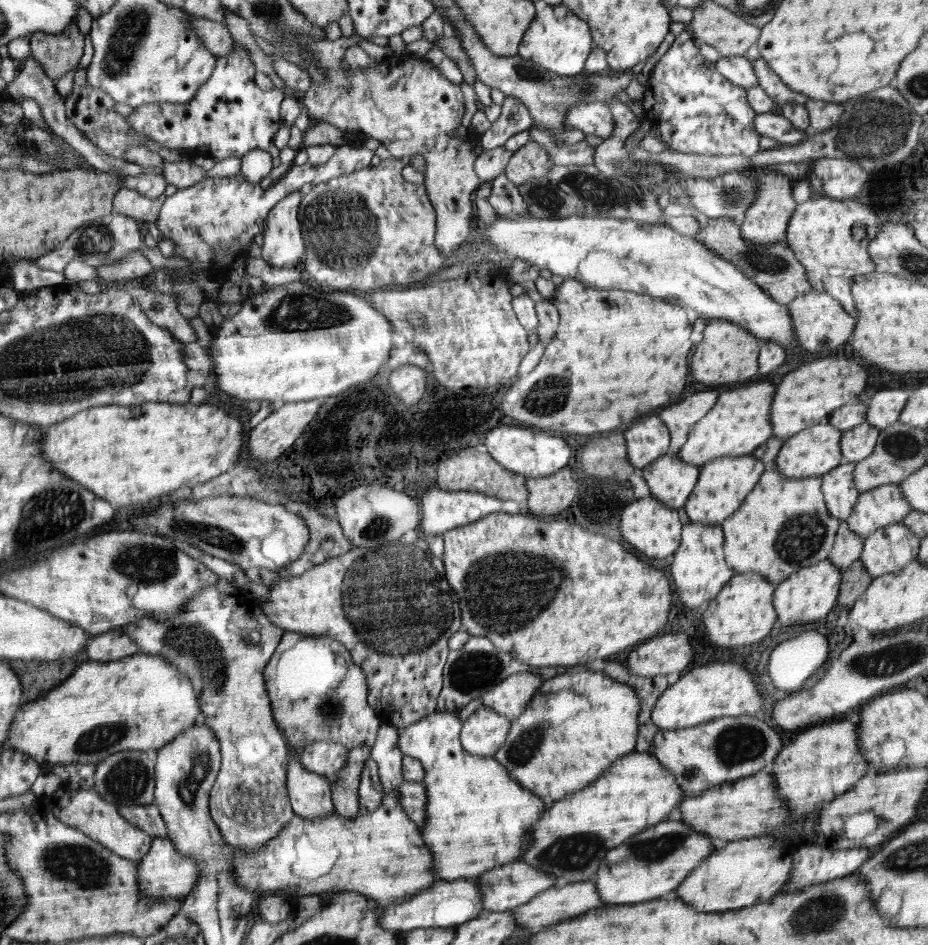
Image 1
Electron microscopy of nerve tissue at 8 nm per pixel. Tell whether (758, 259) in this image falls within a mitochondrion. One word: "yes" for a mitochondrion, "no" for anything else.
yes

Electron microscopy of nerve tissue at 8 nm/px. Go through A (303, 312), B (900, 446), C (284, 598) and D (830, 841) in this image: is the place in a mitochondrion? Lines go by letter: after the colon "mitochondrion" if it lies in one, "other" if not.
A: mitochondrion
B: mitochondrion
C: other
D: other

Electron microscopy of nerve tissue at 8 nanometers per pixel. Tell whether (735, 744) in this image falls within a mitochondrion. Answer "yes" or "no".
yes

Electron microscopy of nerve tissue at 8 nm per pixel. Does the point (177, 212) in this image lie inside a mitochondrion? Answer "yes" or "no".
no

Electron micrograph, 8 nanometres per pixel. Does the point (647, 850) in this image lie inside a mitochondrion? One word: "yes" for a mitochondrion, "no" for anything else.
yes

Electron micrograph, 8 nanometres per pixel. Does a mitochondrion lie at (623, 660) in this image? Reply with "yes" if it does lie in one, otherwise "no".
no

